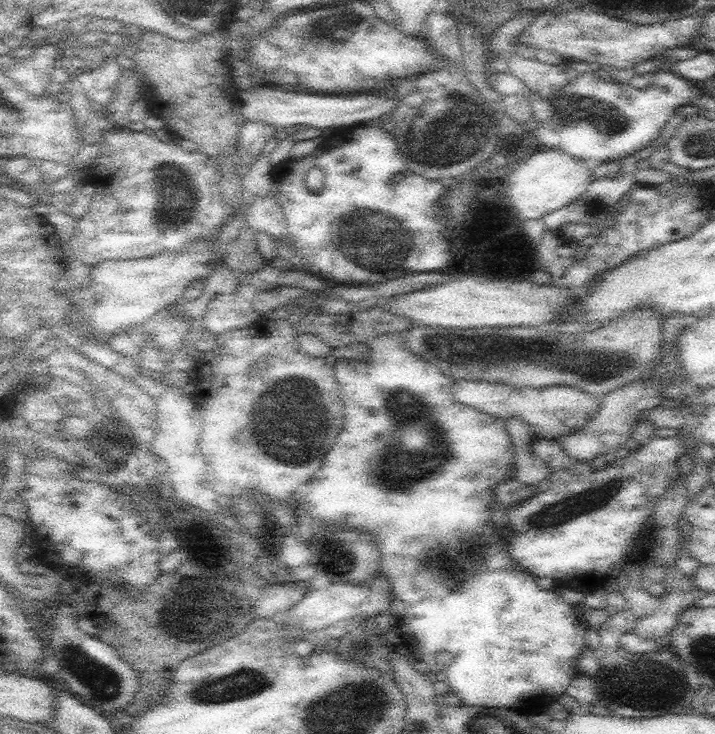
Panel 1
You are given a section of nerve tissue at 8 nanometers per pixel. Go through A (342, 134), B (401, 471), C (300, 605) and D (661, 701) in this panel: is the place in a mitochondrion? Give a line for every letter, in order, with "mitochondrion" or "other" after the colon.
A: other
B: mitochondrion
C: other
D: other

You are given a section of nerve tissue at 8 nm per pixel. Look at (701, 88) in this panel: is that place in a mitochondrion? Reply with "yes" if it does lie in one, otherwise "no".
no

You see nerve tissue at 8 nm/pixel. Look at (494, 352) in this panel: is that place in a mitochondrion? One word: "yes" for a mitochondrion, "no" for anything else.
yes

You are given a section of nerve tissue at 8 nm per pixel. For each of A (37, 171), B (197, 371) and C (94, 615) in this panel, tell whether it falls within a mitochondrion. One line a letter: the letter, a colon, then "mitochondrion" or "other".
A: other
B: other
C: other

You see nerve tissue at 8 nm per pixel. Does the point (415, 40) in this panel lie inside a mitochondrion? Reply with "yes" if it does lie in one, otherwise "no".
no

